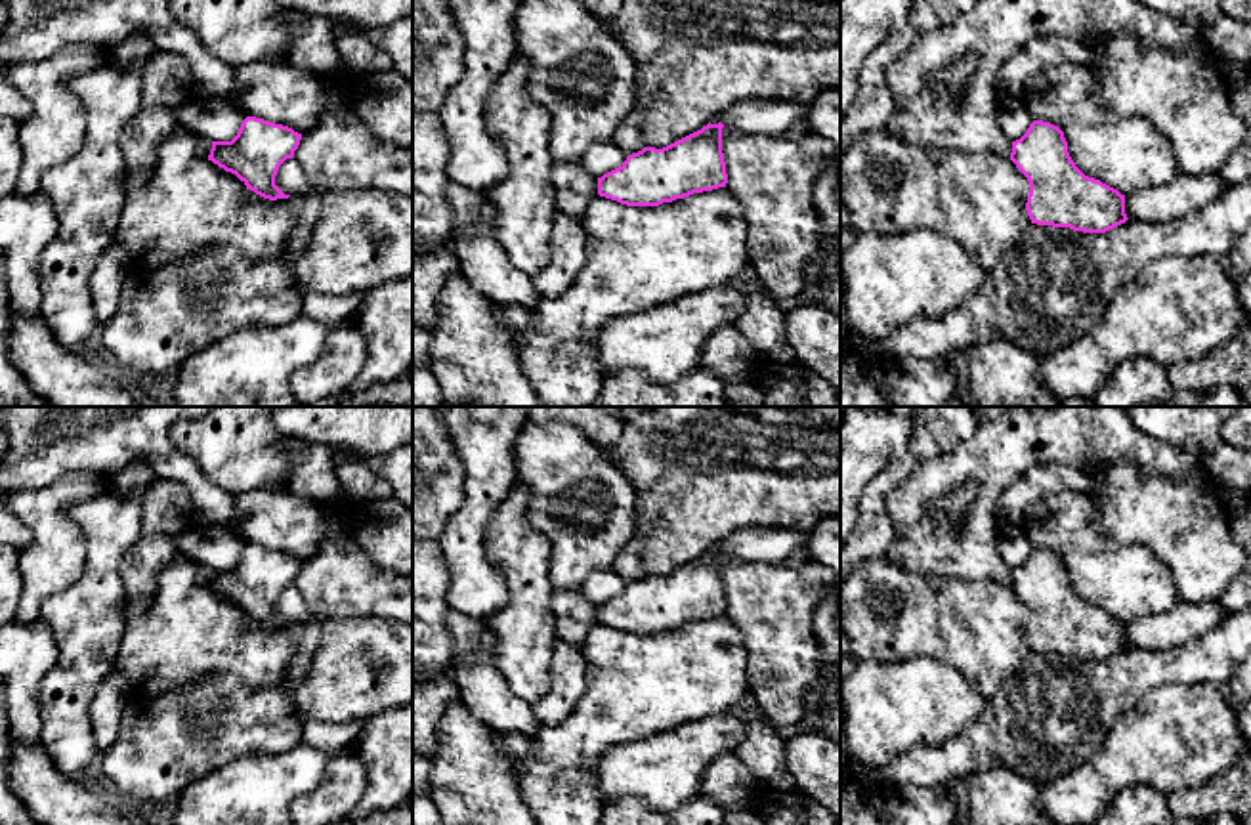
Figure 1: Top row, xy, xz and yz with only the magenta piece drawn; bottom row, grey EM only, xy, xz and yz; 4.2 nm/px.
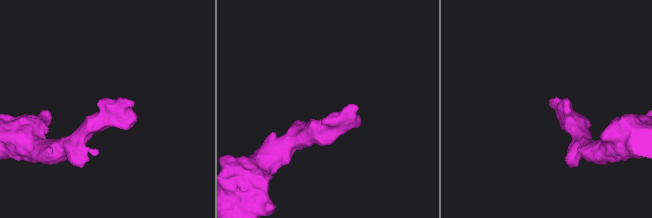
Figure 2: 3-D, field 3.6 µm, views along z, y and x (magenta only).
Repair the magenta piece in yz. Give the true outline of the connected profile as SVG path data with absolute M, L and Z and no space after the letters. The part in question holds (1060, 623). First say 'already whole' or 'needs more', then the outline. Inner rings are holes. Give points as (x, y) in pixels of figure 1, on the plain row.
already whole | M1033 548L1028 560L1012 569L1010 588L1029 609L1026 638L1031 651L1070 655L1083 661L1106 661L1129 647L1125 623L1100 607L1085 603L1075 594L1068 581L1064 560L1058 554Z

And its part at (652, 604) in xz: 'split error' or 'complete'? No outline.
split error

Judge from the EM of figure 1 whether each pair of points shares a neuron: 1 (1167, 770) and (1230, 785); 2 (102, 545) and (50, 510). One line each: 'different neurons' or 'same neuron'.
1: different neurons
2: different neurons

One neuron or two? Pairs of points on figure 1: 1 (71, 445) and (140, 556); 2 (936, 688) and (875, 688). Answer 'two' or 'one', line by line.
1: two
2: one

